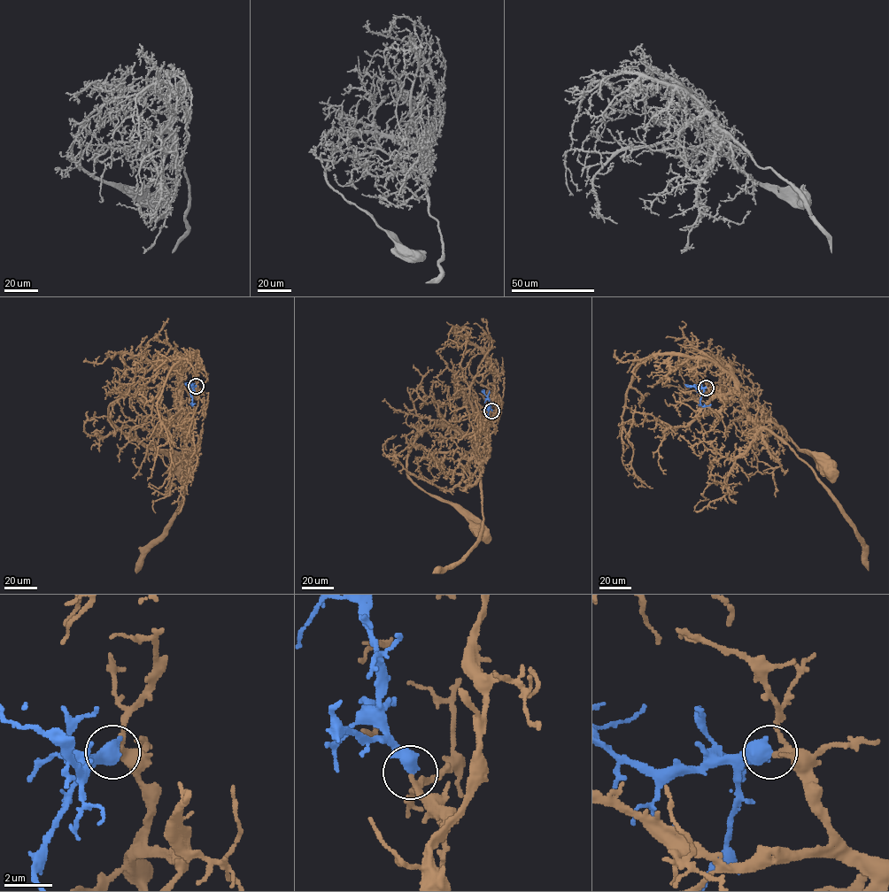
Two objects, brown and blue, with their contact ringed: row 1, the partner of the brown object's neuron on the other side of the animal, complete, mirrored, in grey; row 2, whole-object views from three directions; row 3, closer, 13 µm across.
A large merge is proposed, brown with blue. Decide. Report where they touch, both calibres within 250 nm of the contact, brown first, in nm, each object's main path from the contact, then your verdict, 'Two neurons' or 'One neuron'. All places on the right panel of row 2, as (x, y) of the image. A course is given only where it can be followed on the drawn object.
Place: (706, 388). Thickness 180 nm (brown) against 600 nm. Course of brown: (706, 388), (715, 395), (737, 388), (730, 368), (722, 369), (722, 391), (766, 414), (801, 451), (824, 466). Course of blue: (706, 388), (700, 403), (703, 406), (710, 403). One neuron

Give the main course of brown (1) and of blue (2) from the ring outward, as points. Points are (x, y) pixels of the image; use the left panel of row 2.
1: (196, 386), (197, 394), (192, 394), (174, 372), (154, 365), (109, 405), (108, 418), (120, 430), (181, 466)
2: (196, 386), (190, 395), (192, 405), (190, 403)

